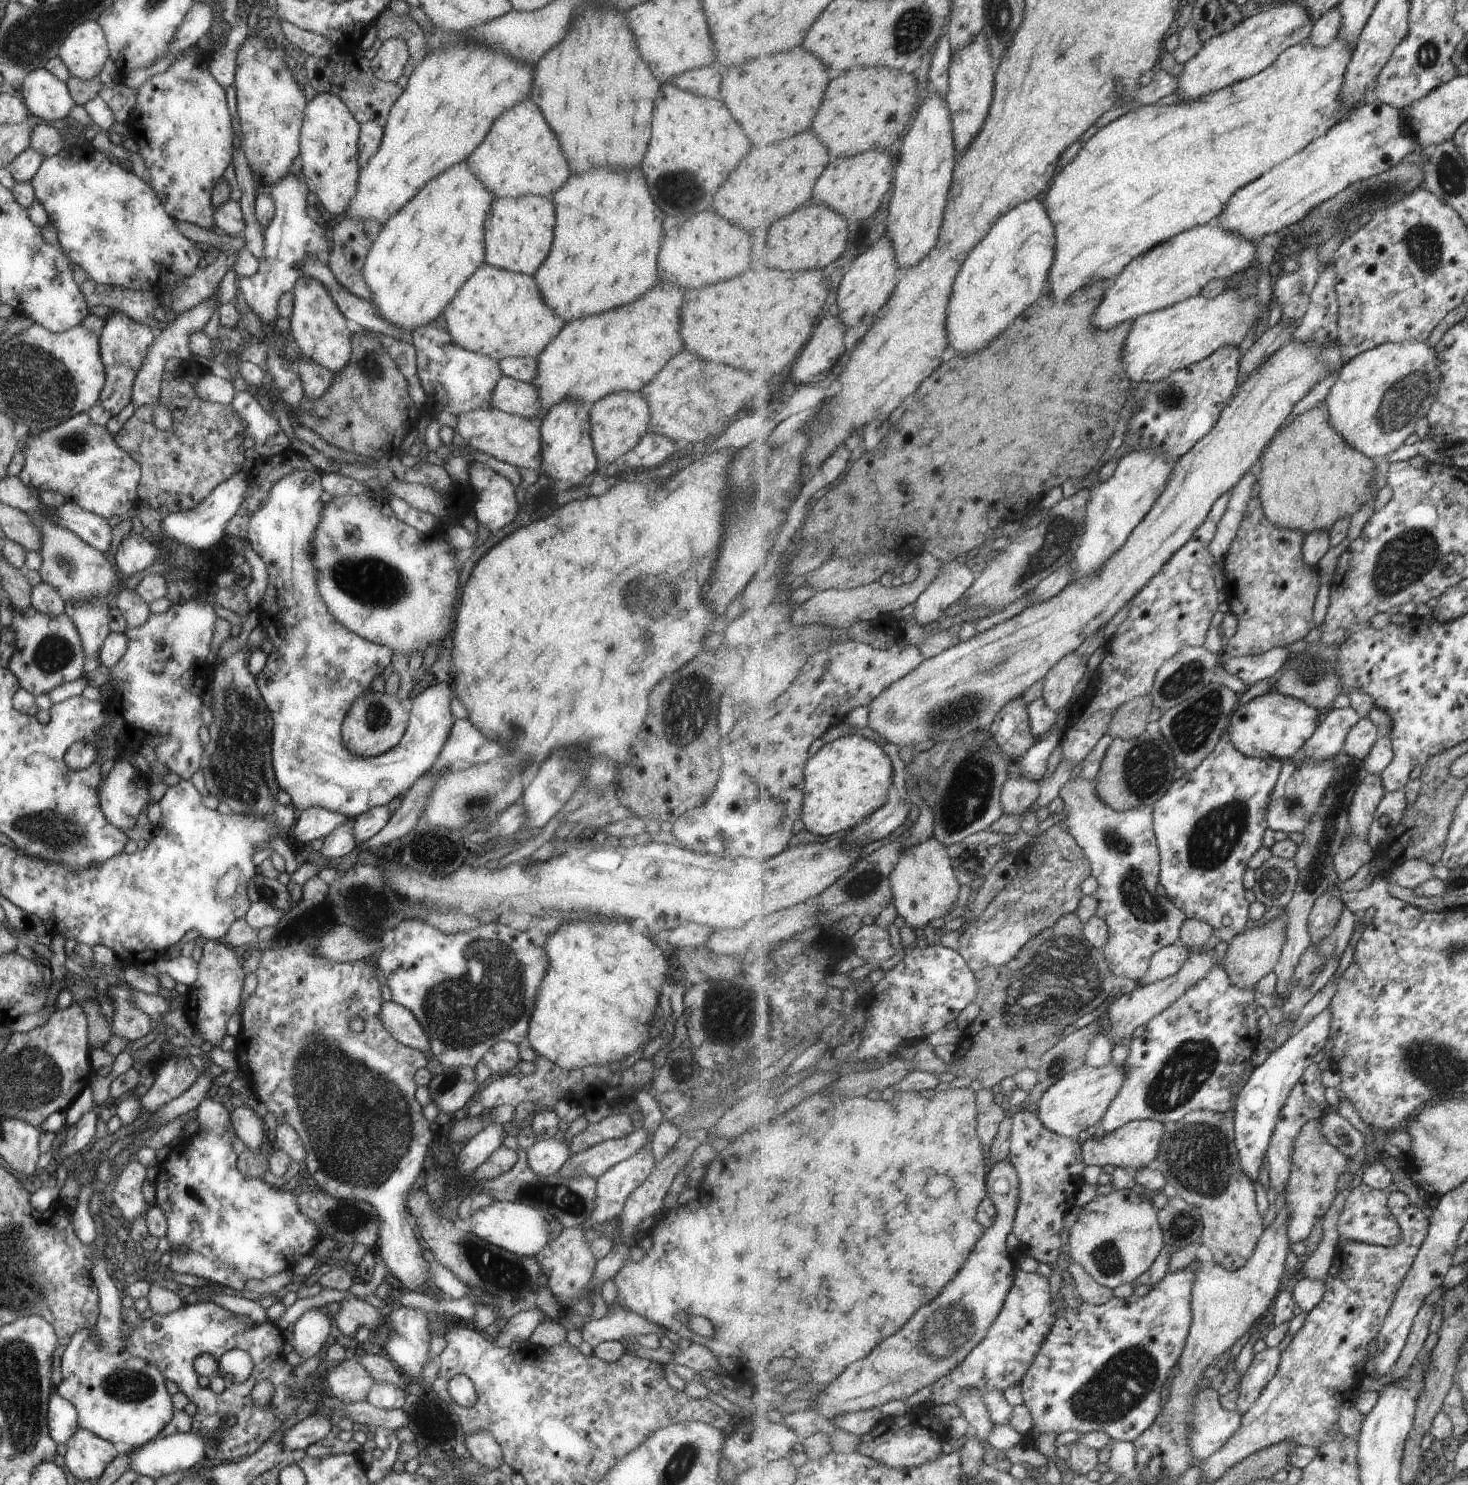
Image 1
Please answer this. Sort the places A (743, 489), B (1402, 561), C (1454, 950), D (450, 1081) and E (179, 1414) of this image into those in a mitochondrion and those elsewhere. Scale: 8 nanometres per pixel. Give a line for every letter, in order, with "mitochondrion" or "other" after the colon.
A: mitochondrion
B: mitochondrion
C: mitochondrion
D: mitochondrion
E: other

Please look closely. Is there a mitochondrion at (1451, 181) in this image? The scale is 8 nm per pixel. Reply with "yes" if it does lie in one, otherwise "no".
yes

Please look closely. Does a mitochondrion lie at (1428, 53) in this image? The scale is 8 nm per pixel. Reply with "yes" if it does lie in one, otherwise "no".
yes

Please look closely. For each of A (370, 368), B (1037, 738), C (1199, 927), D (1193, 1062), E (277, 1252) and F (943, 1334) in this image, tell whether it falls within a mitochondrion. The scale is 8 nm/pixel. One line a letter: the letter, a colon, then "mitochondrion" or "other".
A: mitochondrion
B: other
C: other
D: mitochondrion
E: other
F: mitochondrion

